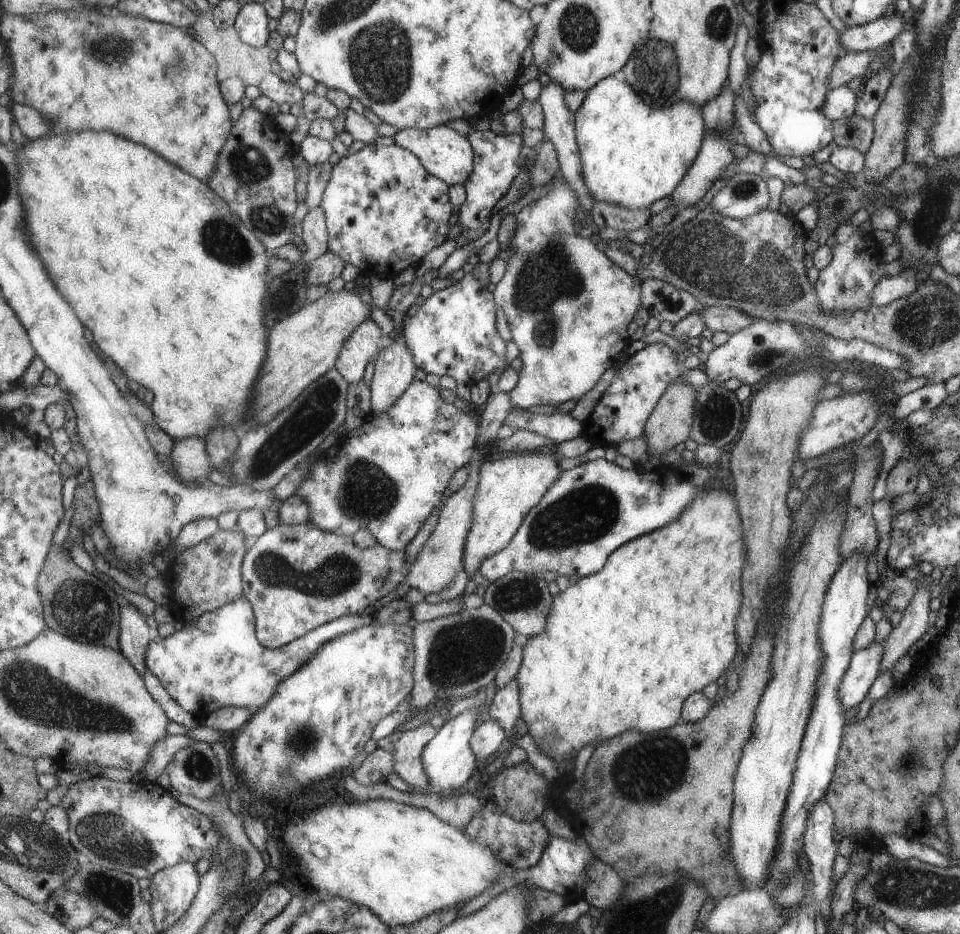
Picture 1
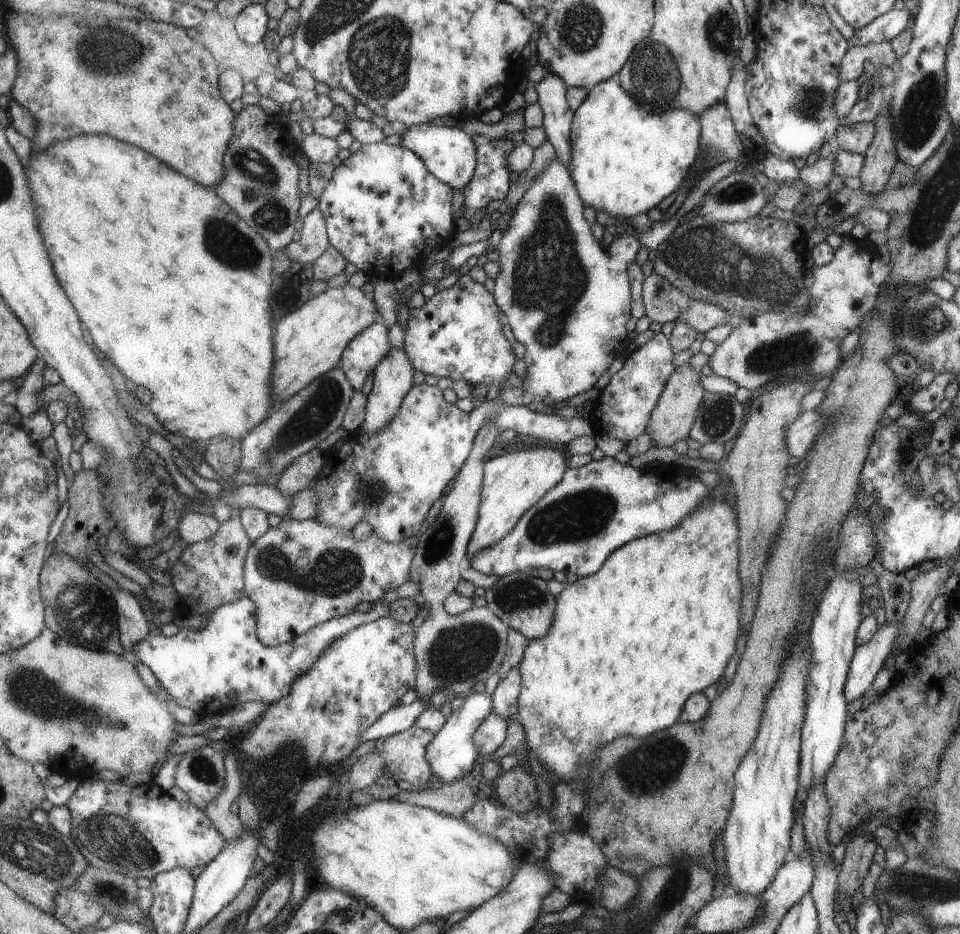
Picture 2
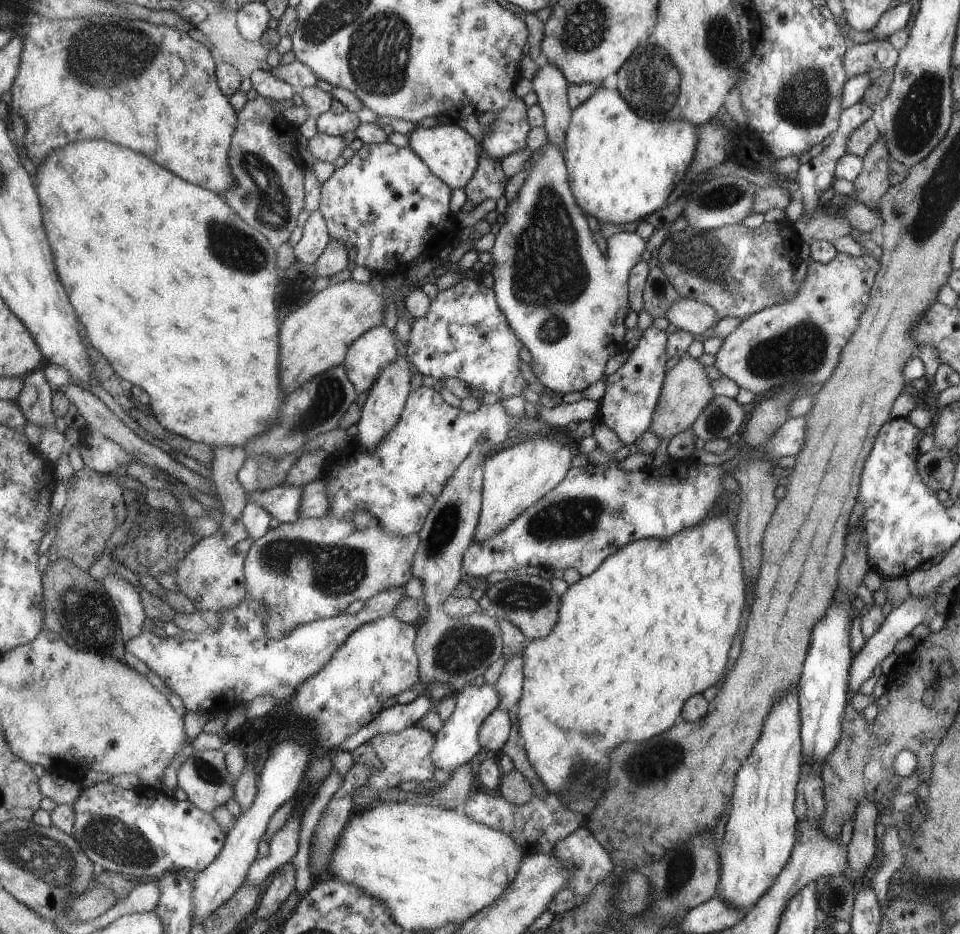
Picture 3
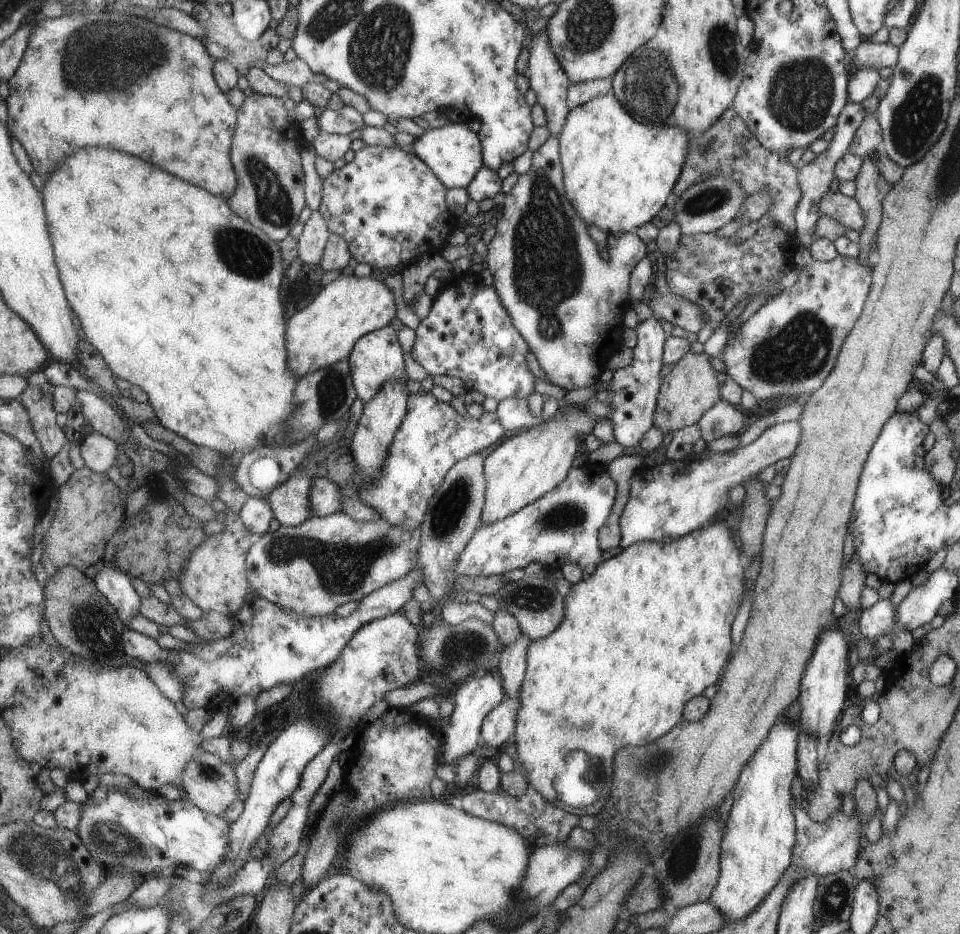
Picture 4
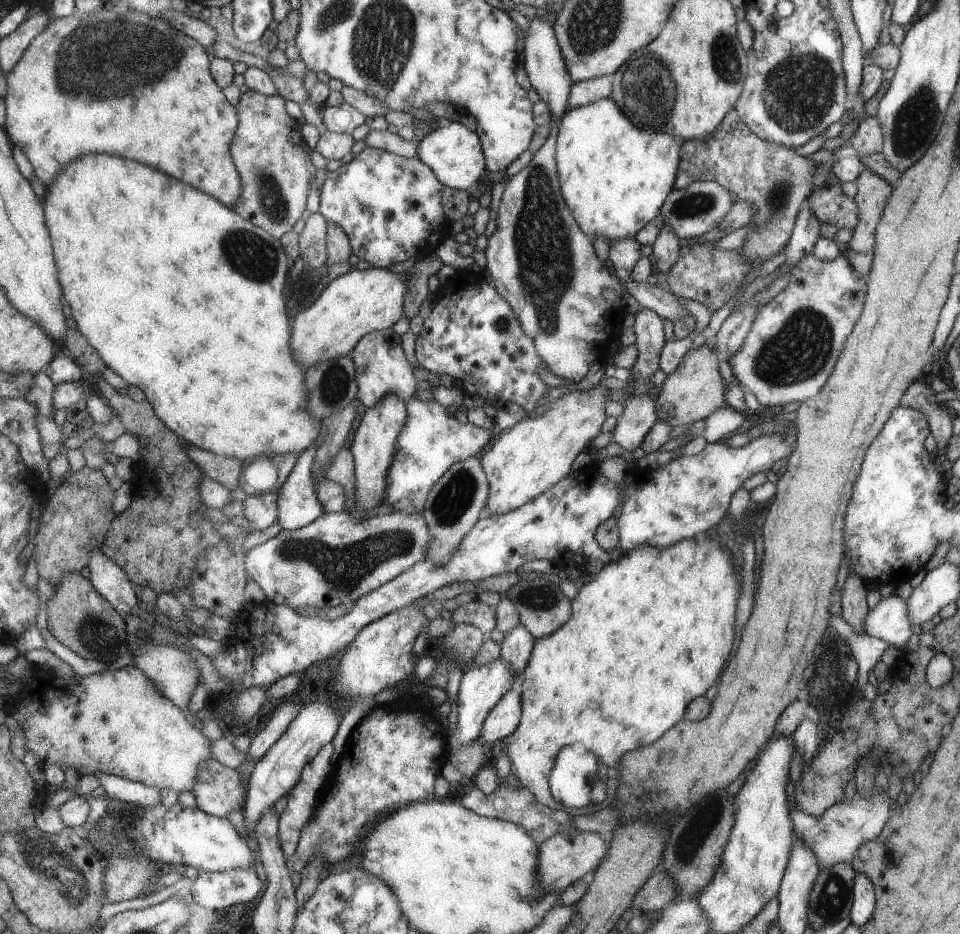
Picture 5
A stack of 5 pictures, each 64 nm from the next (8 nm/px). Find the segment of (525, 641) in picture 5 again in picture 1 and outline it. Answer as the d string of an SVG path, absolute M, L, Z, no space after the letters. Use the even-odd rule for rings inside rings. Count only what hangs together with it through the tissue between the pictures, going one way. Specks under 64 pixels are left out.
M511 678L505 688L495 691L486 716L489 721L497 722L497 726L505 730L504 740L507 740L513 738L513 728L520 714L517 680Z

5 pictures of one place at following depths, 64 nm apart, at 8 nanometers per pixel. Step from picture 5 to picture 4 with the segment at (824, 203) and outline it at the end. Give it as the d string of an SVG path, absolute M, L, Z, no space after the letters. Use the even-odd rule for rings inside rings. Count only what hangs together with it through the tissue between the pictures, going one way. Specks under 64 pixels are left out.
M827 191L819 200L818 213L837 220L843 228L861 230L866 226L865 214L854 197L847 197L839 191Z

